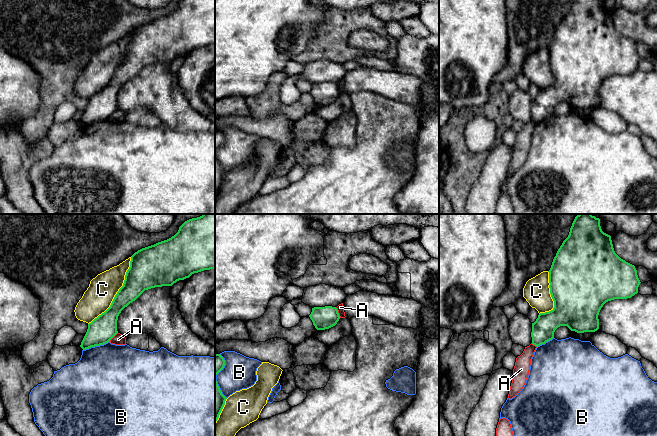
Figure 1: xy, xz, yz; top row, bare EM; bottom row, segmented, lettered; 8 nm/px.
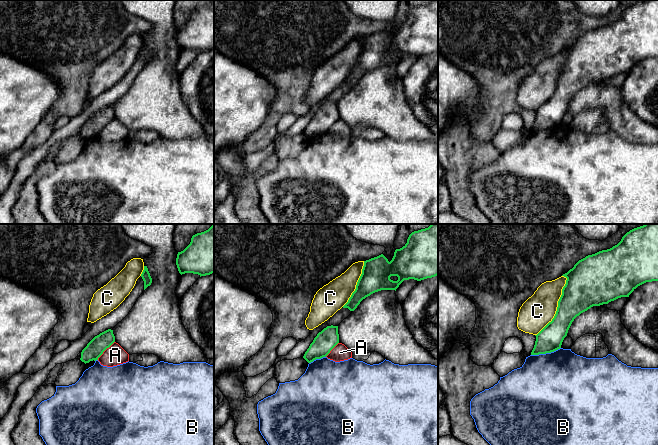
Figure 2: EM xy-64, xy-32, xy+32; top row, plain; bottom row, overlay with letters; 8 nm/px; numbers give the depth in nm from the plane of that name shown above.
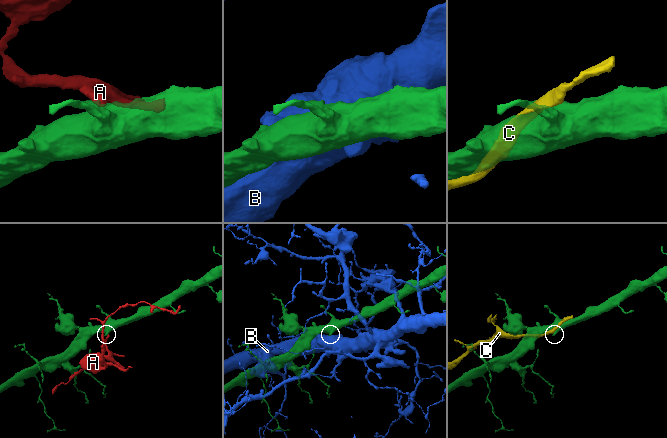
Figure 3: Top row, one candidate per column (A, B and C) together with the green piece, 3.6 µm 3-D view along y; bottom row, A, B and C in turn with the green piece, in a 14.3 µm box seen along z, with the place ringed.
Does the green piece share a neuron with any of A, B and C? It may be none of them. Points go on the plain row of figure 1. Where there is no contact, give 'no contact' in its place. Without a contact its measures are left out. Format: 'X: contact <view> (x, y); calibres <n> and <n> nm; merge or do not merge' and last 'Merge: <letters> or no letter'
A: contact xz (337, 88); calibres 180 and 60 nm; do not merge
B: contact xy (96, 121); calibres 220 and 480 nm; do not merge
C: contact xy (117, 68); calibres 240 and 220 nm; do not merge
Merge: no letter

